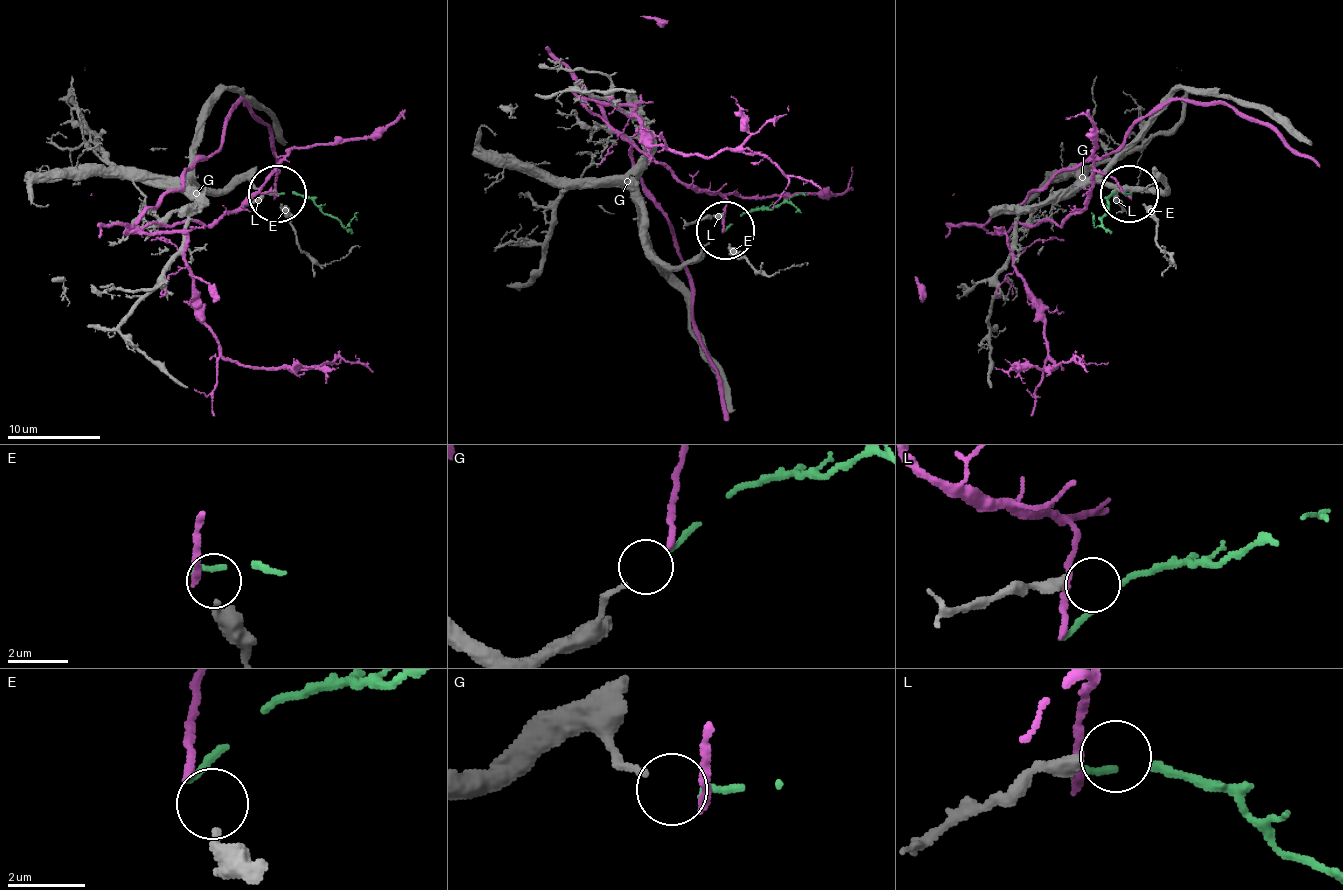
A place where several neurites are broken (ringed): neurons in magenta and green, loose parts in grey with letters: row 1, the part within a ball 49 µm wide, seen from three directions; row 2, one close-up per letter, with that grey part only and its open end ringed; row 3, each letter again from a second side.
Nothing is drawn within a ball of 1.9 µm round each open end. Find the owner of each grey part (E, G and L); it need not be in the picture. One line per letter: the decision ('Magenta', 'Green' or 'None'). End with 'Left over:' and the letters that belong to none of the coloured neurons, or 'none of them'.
E: Magenta
G: Green
L: None
Left over: L

